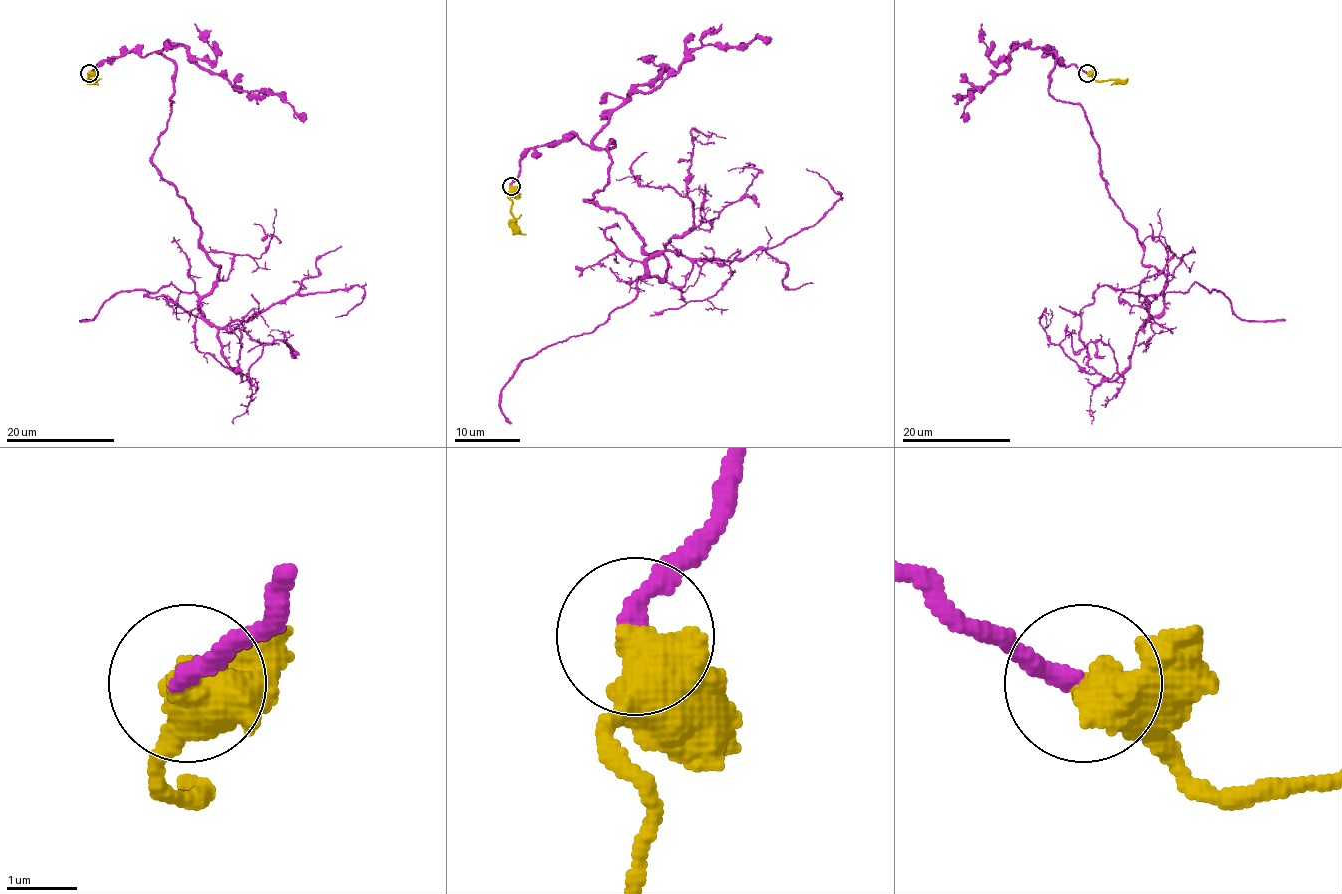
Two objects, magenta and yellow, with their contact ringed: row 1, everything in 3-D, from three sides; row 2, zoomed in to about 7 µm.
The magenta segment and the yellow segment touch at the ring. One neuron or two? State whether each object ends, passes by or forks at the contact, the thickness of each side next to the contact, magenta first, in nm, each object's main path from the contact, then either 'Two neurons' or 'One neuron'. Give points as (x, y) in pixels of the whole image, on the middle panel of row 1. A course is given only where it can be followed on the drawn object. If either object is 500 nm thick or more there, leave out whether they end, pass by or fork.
Thickness 240 nm (magenta) against 700 nm. Course of magenta: (510, 187), (612, 139), (585, 200), (664, 280), (662, 250), (813, 226), (841, 197), (806, 169). Course of yellow: (510, 187), (513, 224), (525, 234). One neuron

